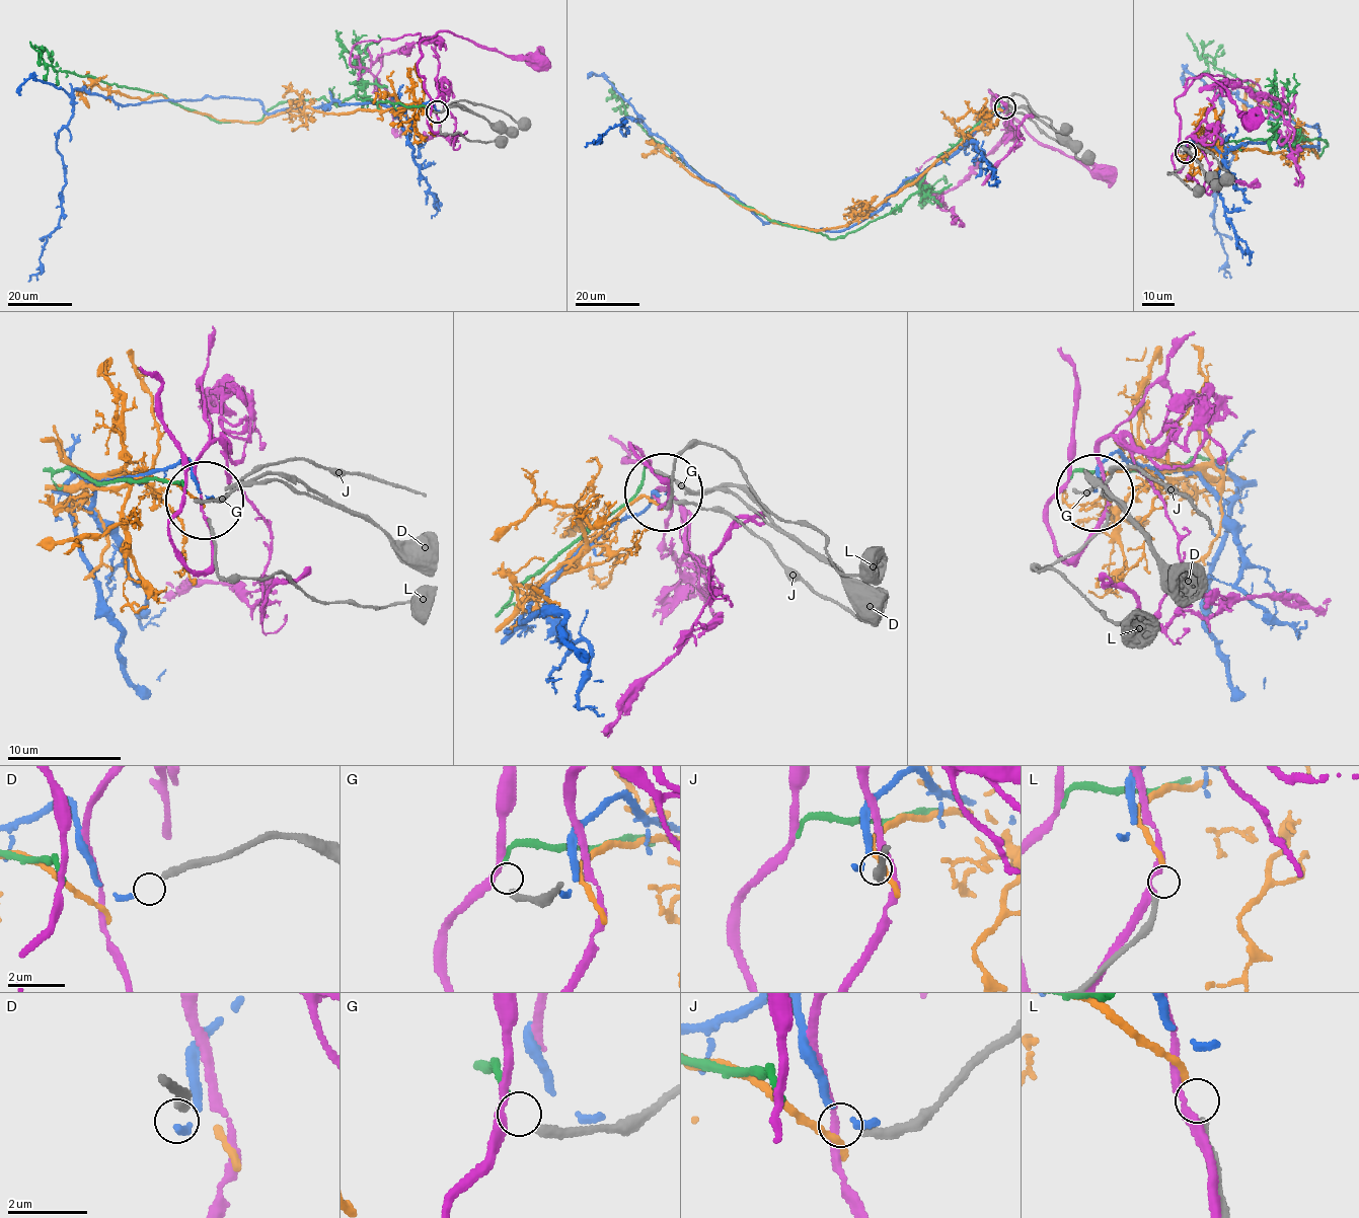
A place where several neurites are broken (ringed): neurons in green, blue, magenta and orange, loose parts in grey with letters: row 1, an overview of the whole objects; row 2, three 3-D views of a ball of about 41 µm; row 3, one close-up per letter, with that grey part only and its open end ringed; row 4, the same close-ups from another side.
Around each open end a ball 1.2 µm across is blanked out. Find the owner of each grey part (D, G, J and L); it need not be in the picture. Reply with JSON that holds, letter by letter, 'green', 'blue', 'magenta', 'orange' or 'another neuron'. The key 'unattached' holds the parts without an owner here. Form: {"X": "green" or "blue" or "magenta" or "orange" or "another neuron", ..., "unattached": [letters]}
{"D": "blue", "G": "green", "J": "another neuron", "L": "orange", "unattached": ["J"]}

